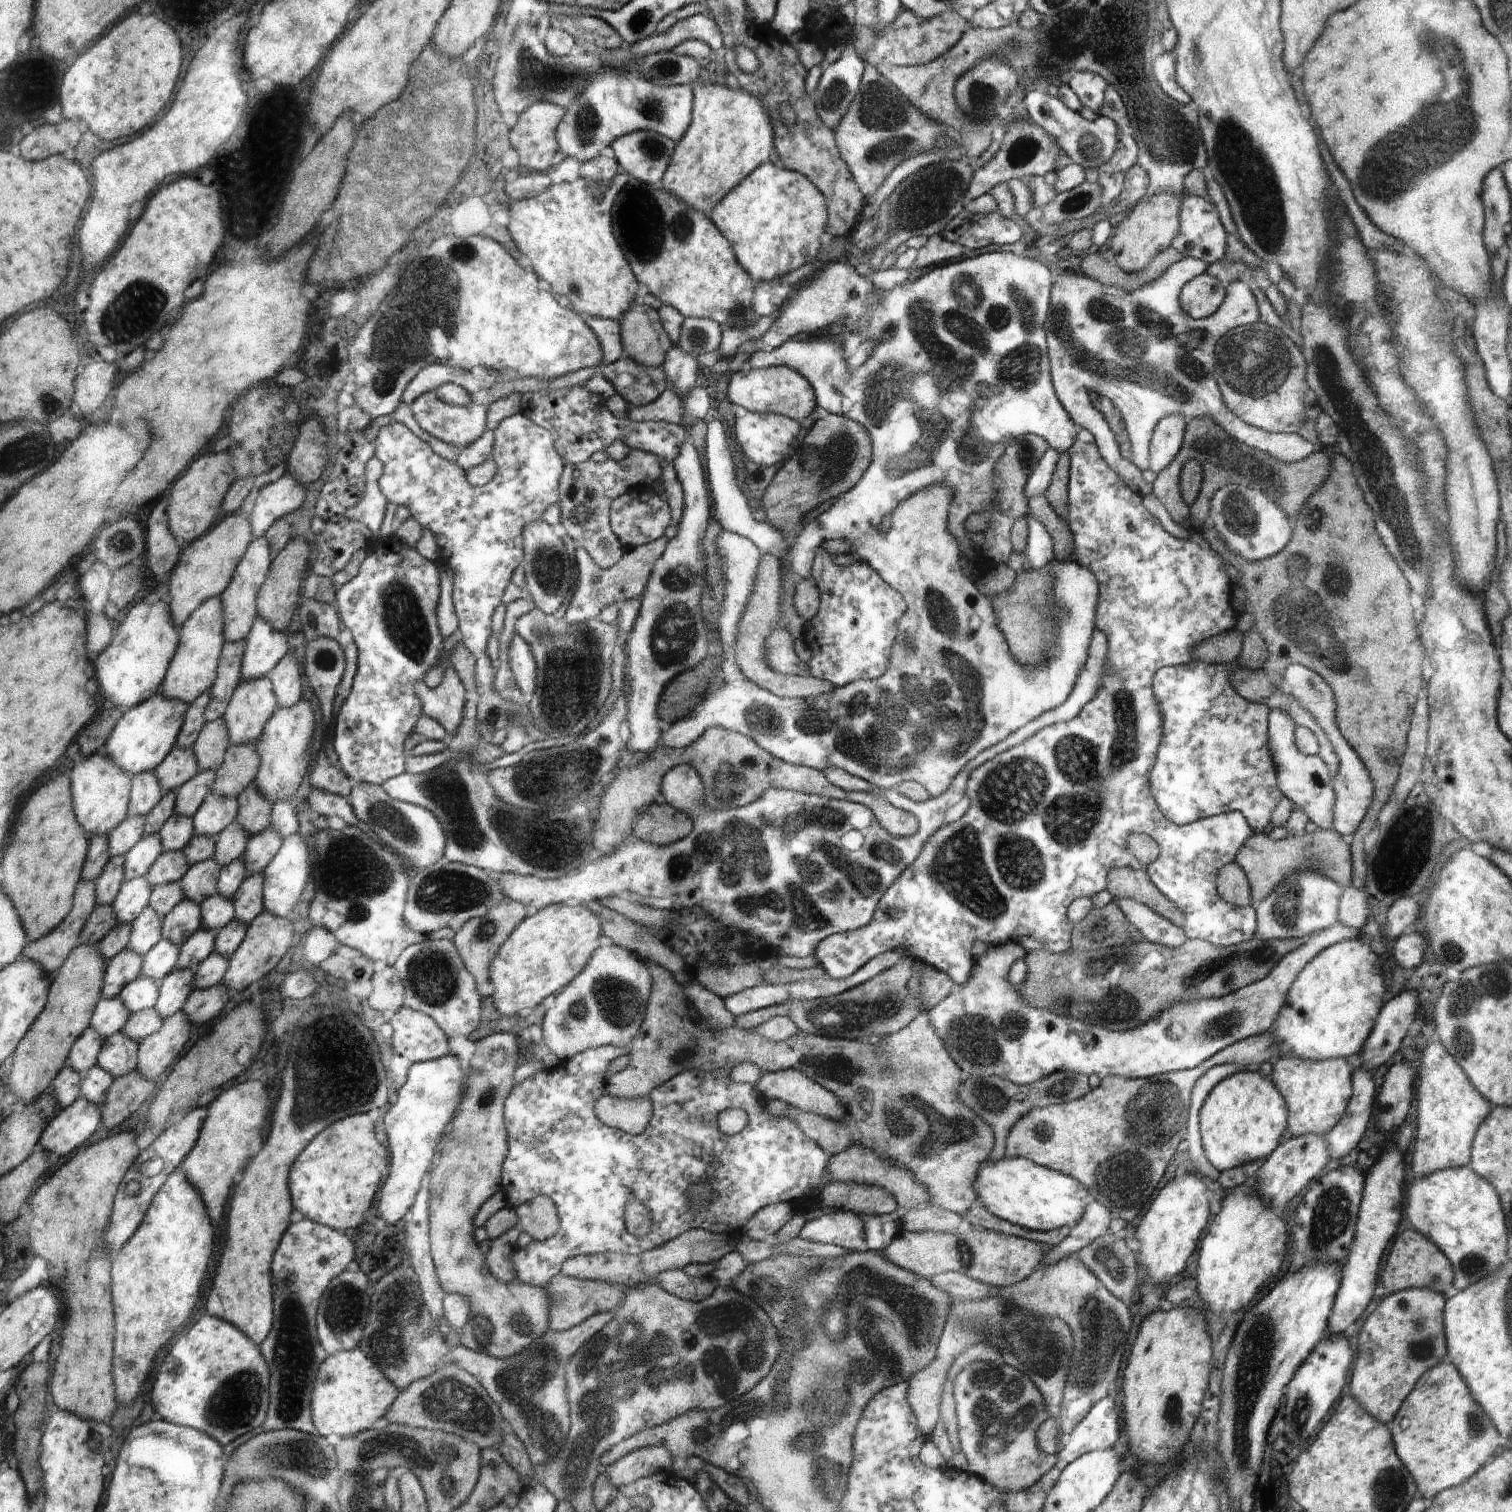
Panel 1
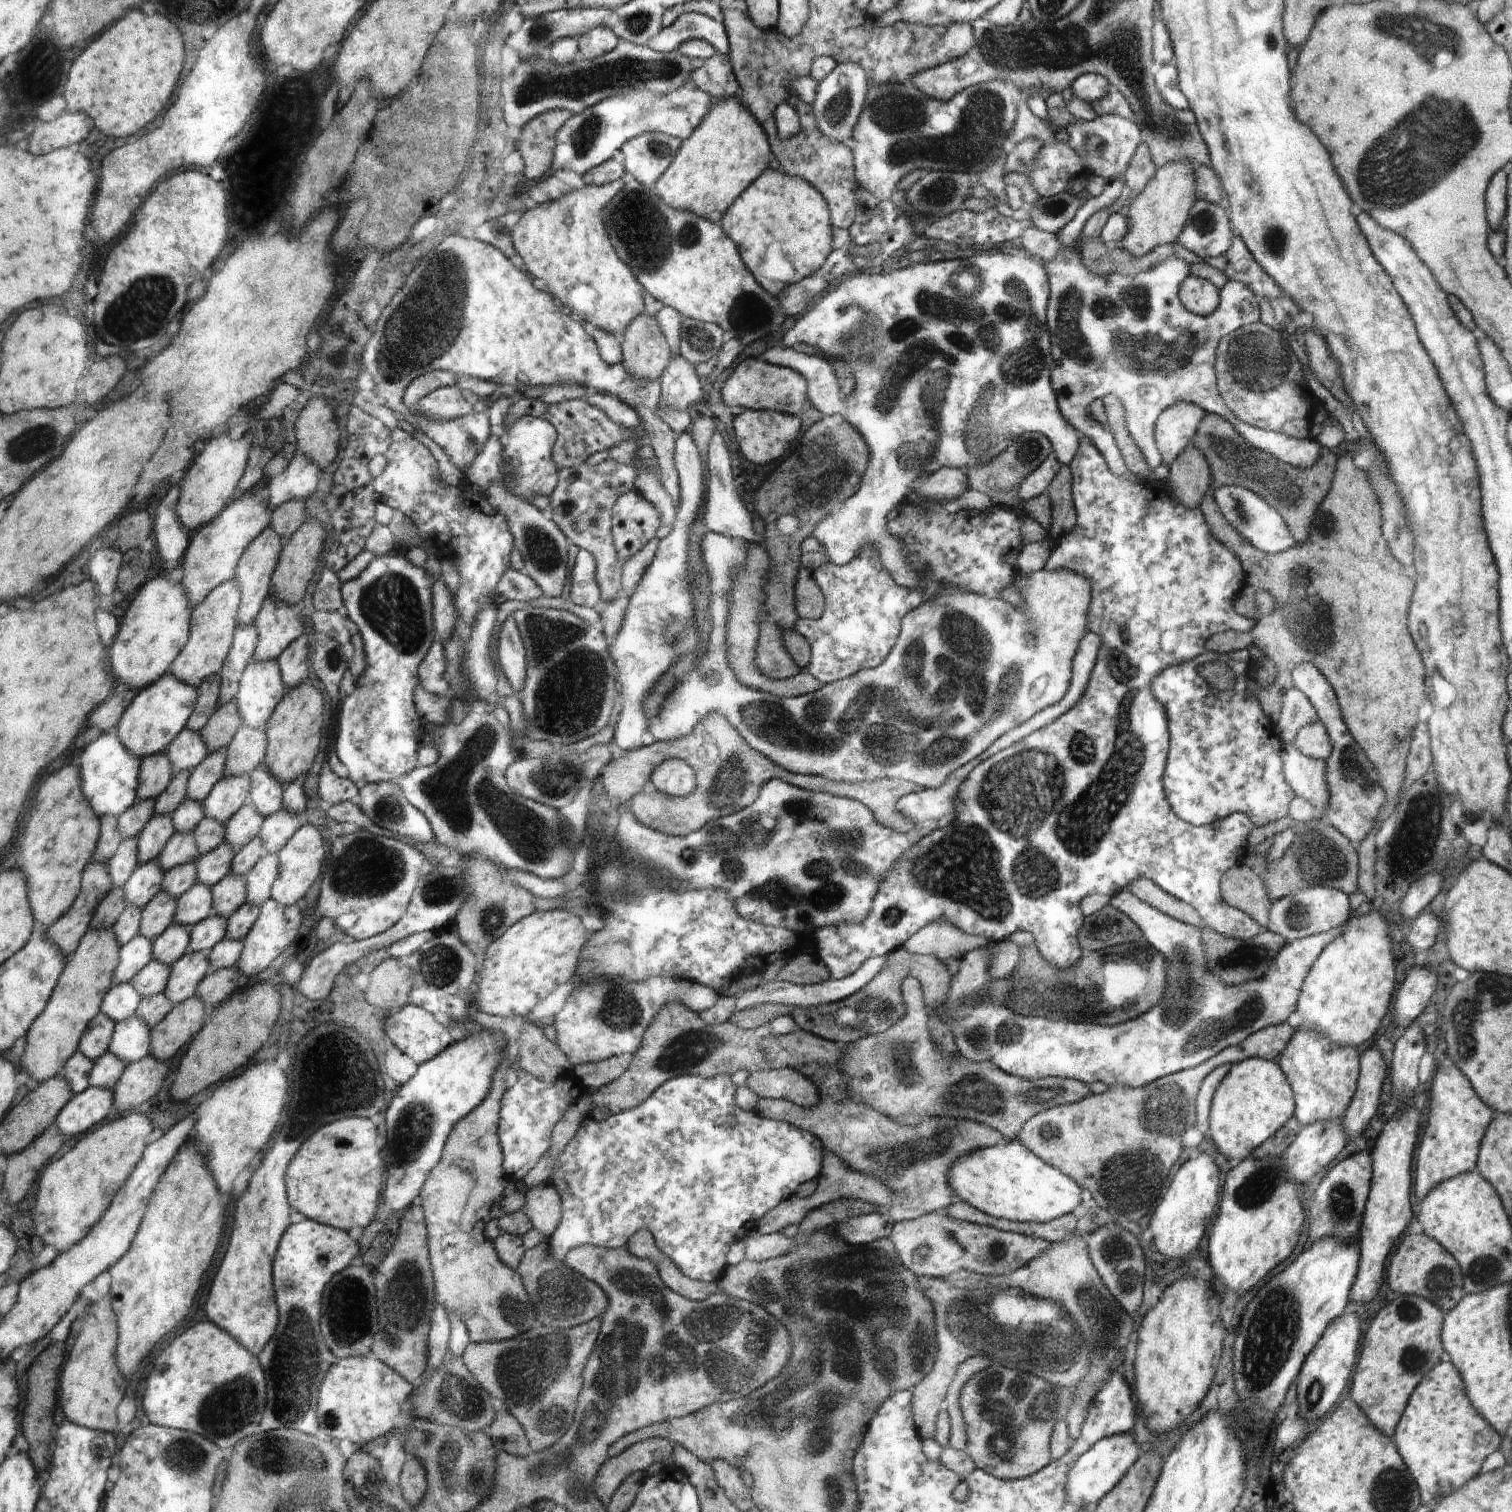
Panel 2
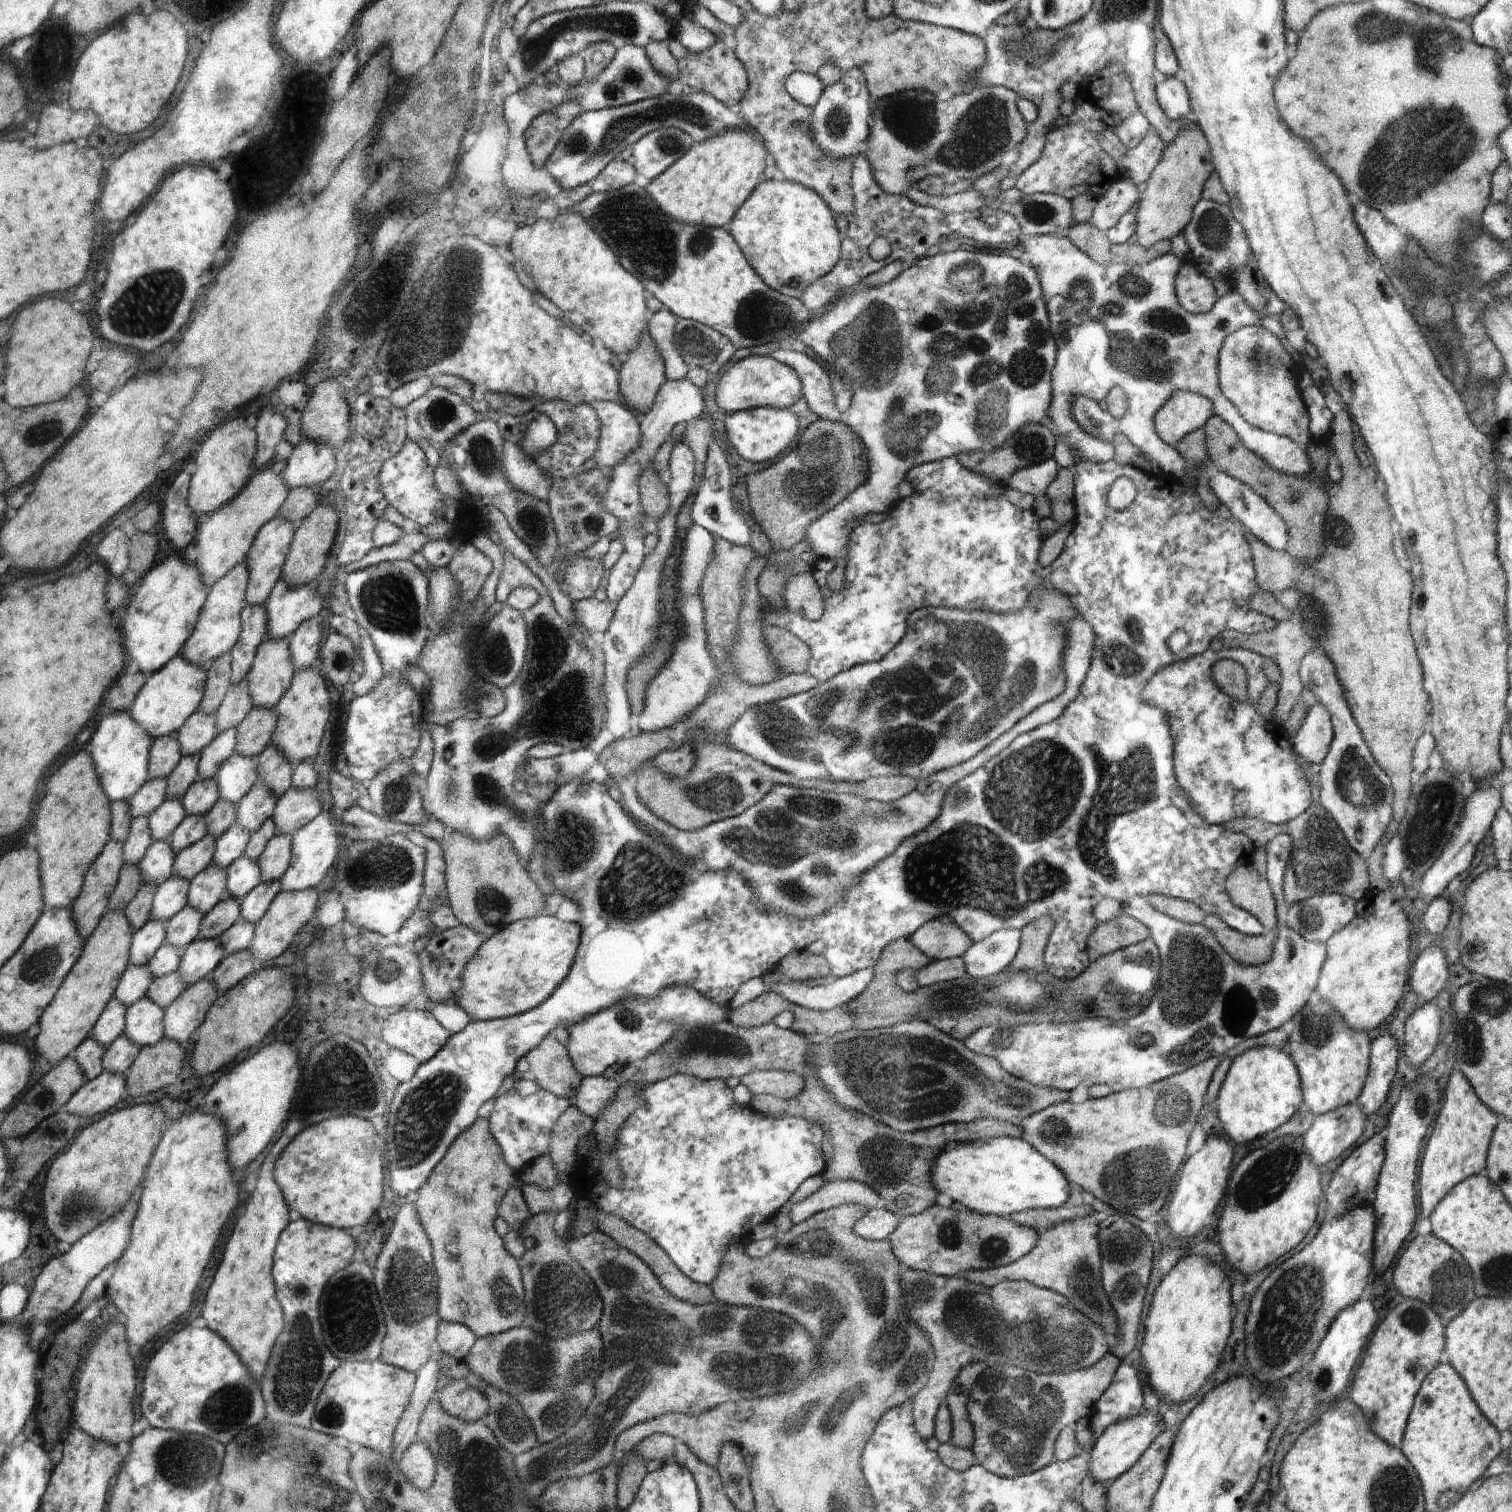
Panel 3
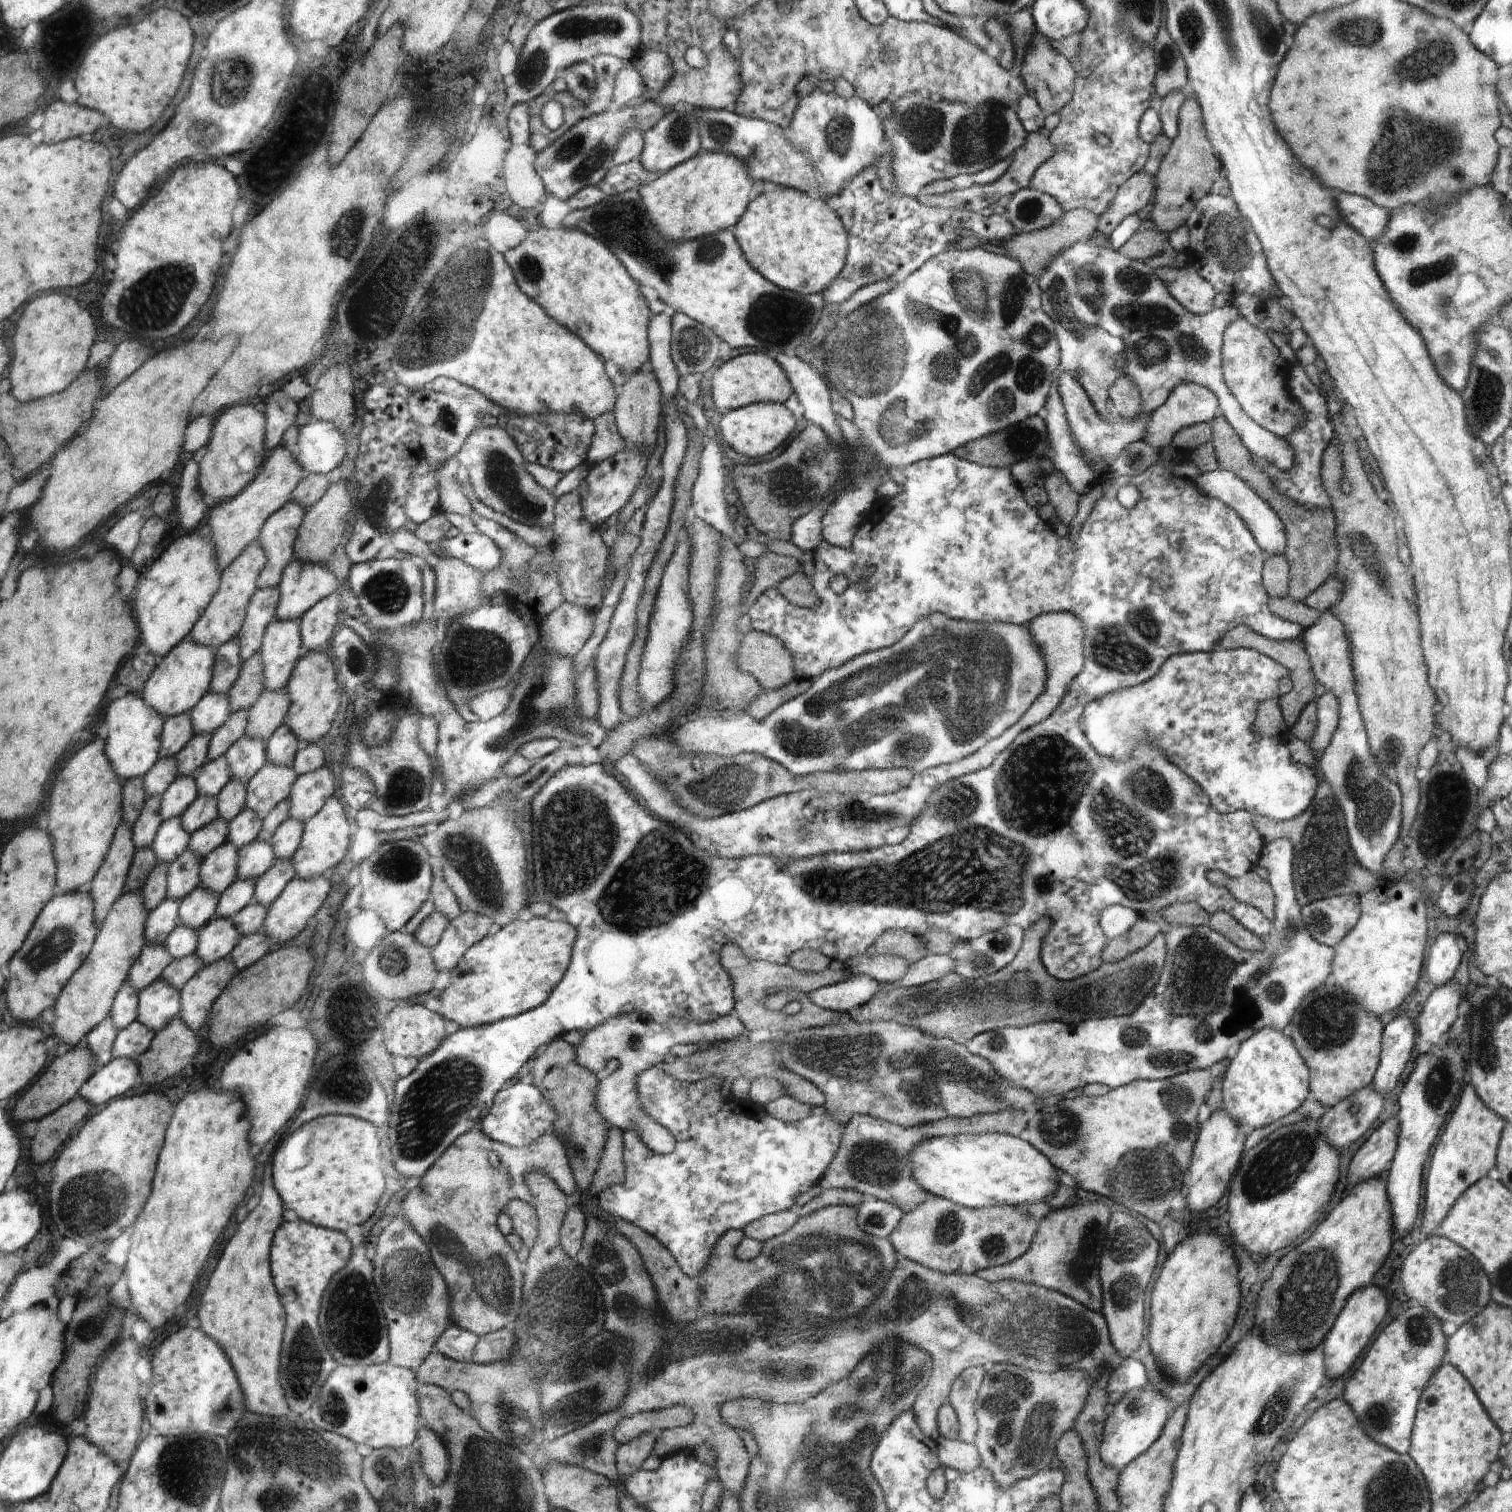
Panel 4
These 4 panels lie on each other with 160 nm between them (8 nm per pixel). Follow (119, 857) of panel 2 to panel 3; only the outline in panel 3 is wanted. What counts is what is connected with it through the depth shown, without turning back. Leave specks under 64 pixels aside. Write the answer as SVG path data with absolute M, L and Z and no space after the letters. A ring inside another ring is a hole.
M142 815L132 818L130 832L123 842L123 862L126 862L127 865L138 864L153 842L149 817Z

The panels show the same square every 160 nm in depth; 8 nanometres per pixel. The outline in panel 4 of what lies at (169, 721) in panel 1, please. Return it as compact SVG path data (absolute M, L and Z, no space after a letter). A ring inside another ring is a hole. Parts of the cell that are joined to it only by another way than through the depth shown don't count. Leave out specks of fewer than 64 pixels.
M189 636L175 649L160 658L159 664L144 684L141 694L145 703L164 718L192 711L192 708L210 691L216 666L215 652L210 646L202 646Z

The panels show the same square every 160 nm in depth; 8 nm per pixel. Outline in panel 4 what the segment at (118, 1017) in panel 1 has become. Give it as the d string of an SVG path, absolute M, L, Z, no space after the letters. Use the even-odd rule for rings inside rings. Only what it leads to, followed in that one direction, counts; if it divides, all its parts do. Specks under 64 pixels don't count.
M150 943L141 950L141 956L134 962L128 976L129 983L134 988L142 990L161 978L162 971L173 959L163 946Z

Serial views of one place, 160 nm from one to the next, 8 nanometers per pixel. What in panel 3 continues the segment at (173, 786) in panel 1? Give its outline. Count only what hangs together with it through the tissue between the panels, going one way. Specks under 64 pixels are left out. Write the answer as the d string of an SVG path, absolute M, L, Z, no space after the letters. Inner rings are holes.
M202 711L193 712L180 727L178 740L182 755L200 754L219 734L217 731L215 713Z

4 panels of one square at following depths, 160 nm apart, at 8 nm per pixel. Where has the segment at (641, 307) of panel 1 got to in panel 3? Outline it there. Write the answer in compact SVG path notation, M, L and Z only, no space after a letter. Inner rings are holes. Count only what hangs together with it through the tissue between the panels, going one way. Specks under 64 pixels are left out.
M649 334L643 335L638 349L622 359L618 374L625 404L636 418L643 418L653 408L661 386L668 380L665 361Z

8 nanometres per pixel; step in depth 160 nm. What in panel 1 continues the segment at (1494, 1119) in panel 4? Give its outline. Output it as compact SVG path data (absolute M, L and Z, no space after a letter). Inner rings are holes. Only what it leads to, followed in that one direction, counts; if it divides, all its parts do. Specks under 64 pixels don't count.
M1428 1044L1426 1050L1422 1050L1422 1070L1420 1070L1420 1085L1418 1087L1418 1121L1416 1122L1418 1134L1414 1142L1414 1157L1412 1158L1412 1170L1416 1176L1426 1176L1438 1170L1446 1168L1468 1167L1470 1164L1470 1150L1472 1140L1478 1132L1478 1126L1484 1122L1484 1118L1490 1114L1492 1104L1486 1102L1470 1084L1462 1068L1456 1064L1456 1060L1446 1052L1440 1044Z

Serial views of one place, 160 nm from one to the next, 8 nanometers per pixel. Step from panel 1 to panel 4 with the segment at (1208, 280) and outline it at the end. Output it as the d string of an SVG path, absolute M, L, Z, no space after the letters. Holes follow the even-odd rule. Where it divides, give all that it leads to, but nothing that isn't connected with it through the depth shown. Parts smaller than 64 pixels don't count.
M1192 266L1181 269L1154 269L1166 284L1169 293L1187 310L1197 315L1210 312L1214 307L1216 291Z

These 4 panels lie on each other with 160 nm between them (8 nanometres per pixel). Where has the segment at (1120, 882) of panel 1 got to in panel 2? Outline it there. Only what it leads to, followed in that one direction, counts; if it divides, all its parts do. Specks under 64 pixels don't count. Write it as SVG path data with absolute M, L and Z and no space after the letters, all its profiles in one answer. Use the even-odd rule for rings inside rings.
M1138 877L1137 880L1129 884L1126 889L1141 901L1147 902L1156 910L1176 920L1195 927L1199 927L1201 924L1199 912L1193 906L1164 892L1164 890L1156 886L1149 878Z

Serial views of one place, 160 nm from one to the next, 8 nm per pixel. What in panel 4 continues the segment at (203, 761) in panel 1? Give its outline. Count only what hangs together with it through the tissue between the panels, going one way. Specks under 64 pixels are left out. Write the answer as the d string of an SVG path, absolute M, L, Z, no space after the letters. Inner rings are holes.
M257 651L248 661L243 662L238 679L228 690L231 713L241 709L250 710L265 689L265 676L261 663L261 652Z

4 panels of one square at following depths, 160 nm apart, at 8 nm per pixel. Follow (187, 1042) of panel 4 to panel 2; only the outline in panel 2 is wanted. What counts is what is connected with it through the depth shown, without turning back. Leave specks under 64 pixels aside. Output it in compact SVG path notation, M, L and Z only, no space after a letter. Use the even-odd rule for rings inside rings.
M154 1055L141 1058L126 1064L127 1067L113 1086L115 1094L116 1113L138 1108L142 1102L150 1100L156 1092L160 1092L170 1064L158 1060Z

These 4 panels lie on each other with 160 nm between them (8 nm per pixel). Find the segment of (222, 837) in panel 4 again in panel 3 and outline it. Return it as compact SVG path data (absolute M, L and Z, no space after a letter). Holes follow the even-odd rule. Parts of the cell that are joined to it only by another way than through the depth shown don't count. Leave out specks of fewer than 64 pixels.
M207 834L194 844L179 850L174 859L173 874L179 874L190 880L212 864L215 840L213 836Z

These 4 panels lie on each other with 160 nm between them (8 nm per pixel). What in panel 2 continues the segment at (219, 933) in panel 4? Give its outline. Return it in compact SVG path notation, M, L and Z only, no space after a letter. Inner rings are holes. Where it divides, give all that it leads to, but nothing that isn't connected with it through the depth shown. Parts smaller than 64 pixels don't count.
M200 951L184 954L171 964L171 975L164 993L174 1004L194 996L199 982L211 972L206 954Z

